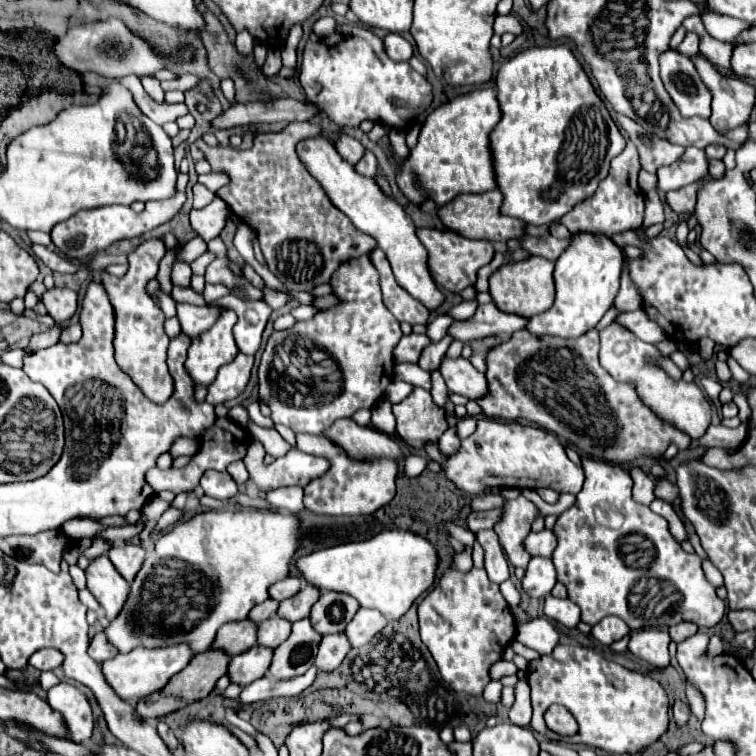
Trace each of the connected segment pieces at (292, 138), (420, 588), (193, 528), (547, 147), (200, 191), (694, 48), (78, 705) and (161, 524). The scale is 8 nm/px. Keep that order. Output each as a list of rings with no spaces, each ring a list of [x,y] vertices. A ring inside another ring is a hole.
[[[292,122],[280,132],[256,134],[250,150],[210,148],[196,140],[212,170],[230,174],[230,184],[218,190],[218,196],[242,222],[256,230],[268,270],[290,290],[312,290],[326,284],[340,264],[376,248],[374,238],[362,234],[346,214],[338,212],[296,156],[296,144],[321,131],[319,124]]]
[[[384,530],[370,540],[338,544],[298,560],[300,576],[306,582],[318,586],[320,590],[346,592],[354,596],[360,606],[376,608],[392,620],[406,614],[414,600],[434,584],[436,568],[436,546],[410,530]]]
[[[210,510],[180,522],[170,532],[156,540],[156,552],[152,560],[146,560],[142,570],[132,582],[130,598],[120,612],[120,616],[106,628],[108,640],[118,646],[120,652],[130,652],[136,646],[156,648],[188,642],[194,652],[208,650],[216,638],[222,624],[232,620],[242,620],[248,612],[268,598],[268,588],[278,580],[288,576],[294,562],[294,554],[302,540],[302,520],[296,514],[280,510]]]
[[[570,44],[530,46],[502,64],[496,76],[502,120],[490,134],[496,182],[504,194],[502,214],[528,224],[546,224],[572,210],[574,204],[594,194],[598,182],[608,176],[610,160],[618,156],[626,138],[614,124],[604,100],[596,94],[588,74],[574,56]]]
[[[194,184],[193,188],[193,208],[204,208],[214,200],[214,192],[210,192],[204,184]]]
[[[688,32],[686,38],[682,40],[682,44],[676,48],[680,54],[686,54],[688,58],[694,58],[698,54],[698,36],[694,32]]]
[[[60,682],[58,686],[48,690],[48,704],[66,718],[70,740],[78,744],[88,744],[94,728],[94,716],[88,696],[76,686]]]
[[[168,508],[162,516],[160,516],[160,520],[158,520],[158,524],[156,524],[156,528],[152,530],[152,536],[158,536],[164,528],[168,528],[168,526],[172,526],[172,524],[176,524],[178,520],[180,520],[180,516],[182,516],[182,510],[176,510],[176,508]]]

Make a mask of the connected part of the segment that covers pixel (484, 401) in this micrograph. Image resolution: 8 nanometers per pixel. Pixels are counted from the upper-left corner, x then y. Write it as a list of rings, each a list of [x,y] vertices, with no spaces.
[[[520,330],[510,336],[510,340],[494,346],[486,354],[486,382],[490,382],[490,394],[486,398],[478,398],[476,404],[490,418],[506,418],[506,420],[530,420],[546,430],[554,432],[566,442],[576,444],[582,454],[630,464],[642,454],[658,454],[668,448],[670,442],[676,442],[680,450],[686,450],[690,444],[690,436],[682,434],[682,430],[674,430],[670,422],[662,422],[658,414],[654,414],[634,390],[632,382],[616,382],[602,370],[598,362],[600,340],[598,332],[590,330],[578,338],[534,338],[534,334],[526,334]]]

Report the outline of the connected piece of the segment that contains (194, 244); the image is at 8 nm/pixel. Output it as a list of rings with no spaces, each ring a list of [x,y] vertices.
[[[196,236],[196,238],[192,238],[192,240],[178,252],[178,260],[184,260],[184,262],[190,264],[190,262],[196,260],[198,256],[202,256],[206,250],[208,250],[206,242],[204,242],[200,236]]]

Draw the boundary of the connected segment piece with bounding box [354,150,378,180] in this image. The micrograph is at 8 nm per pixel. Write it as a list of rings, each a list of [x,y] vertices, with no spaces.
[[[365,150],[364,156],[354,167],[358,173],[376,180],[377,166],[375,155],[369,150]]]

